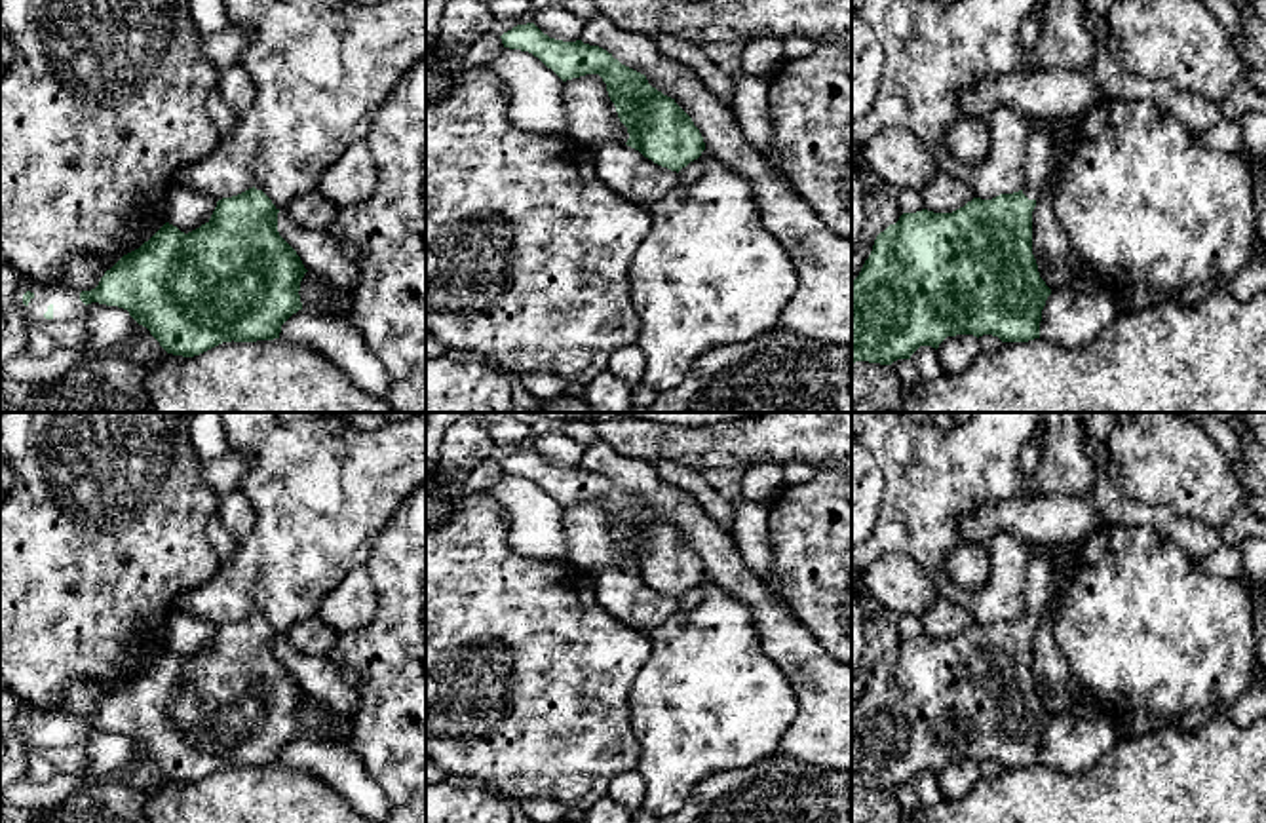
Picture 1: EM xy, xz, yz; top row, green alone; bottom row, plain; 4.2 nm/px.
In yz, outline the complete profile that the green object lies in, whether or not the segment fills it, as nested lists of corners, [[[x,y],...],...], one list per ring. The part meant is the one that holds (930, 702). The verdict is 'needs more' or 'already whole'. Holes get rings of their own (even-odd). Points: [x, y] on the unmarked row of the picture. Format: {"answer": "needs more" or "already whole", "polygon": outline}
{"answer": "needs more", "polygon": [[[1032,544],[1019,618],[992,625],[973,623],[952,639],[903,639],[874,665],[852,707],[852,789],[892,791],[911,785],[920,772],[939,774],[947,762],[992,760],[1002,768],[1040,764],[1042,736],[1051,715],[1032,680],[1032,637],[1049,603],[1053,565],[1045,544]]]}

